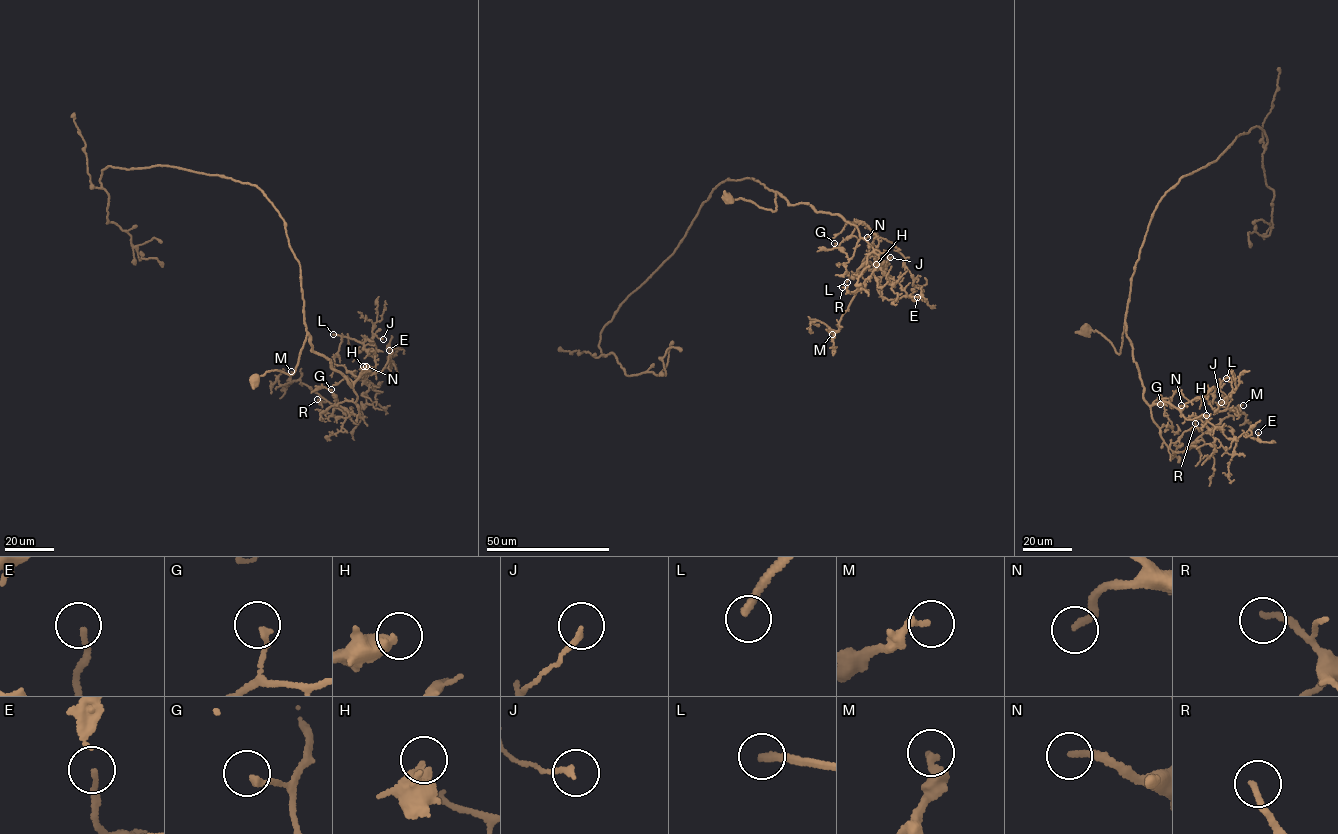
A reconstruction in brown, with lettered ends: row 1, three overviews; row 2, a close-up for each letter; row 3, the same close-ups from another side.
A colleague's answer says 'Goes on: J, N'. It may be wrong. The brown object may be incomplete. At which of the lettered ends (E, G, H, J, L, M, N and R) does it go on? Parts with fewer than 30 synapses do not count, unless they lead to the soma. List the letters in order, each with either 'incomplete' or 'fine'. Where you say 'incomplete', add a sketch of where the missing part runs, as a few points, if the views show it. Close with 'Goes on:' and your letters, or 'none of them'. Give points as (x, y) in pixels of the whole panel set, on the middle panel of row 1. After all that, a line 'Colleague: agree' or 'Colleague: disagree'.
E: fine
G: fine
H: fine
J: fine
L: incomplete | (847, 282), (839, 296), (823, 303), (817, 311), (808, 296), (791, 284)
M: fine
N: incomplete | (867, 237), (851, 247), (845, 245), (850, 237), (860, 232), (857, 243), (861, 251), (850, 235)
R: fine
Goes on: L, N
Colleague: disagree

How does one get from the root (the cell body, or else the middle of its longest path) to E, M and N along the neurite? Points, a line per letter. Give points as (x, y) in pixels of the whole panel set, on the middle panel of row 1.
E: (727, 197), (772, 211), (777, 192), (790, 204), (862, 222), (904, 257), (912, 285), (923, 290), (917, 297)
M: (727, 197), (772, 211), (777, 192), (790, 204), (809, 203), (858, 228), (878, 265), (832, 334)
N: (727, 197), (772, 211), (777, 192), (790, 204), (809, 203), (815, 211), (862, 222), (872, 232), (867, 237)

